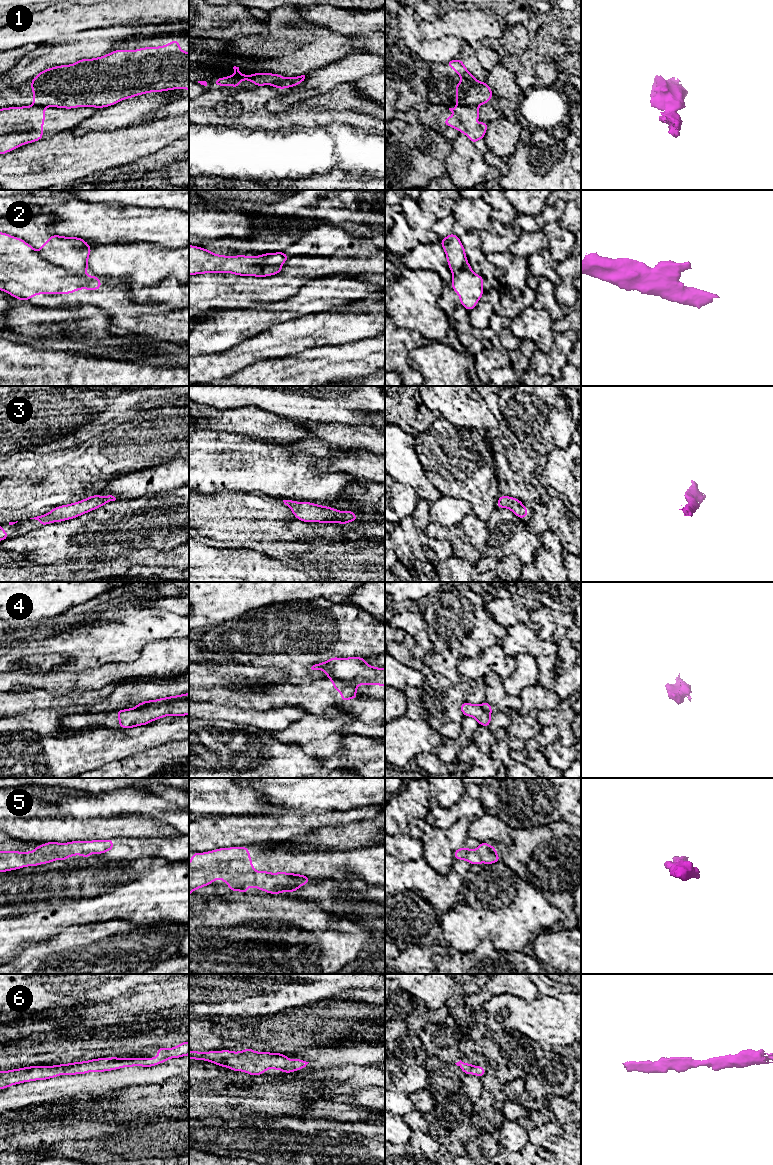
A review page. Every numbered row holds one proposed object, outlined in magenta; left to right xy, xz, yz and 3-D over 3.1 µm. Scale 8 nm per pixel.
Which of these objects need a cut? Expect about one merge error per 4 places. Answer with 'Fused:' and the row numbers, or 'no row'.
Fused: 1, 2, 4

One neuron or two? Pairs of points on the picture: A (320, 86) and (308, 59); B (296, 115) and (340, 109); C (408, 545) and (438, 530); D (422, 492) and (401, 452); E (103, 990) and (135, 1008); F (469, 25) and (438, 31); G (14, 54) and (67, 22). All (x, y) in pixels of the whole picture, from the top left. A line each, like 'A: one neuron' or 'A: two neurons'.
A: two neurons
B: one neuron
C: two neurons
D: one neuron
E: two neurons
F: one neuron
G: two neurons

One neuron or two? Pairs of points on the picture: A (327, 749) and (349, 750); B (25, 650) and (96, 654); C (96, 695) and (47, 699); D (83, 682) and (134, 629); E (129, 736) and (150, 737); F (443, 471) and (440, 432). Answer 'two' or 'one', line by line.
A: two
B: one
C: one
D: two
E: one
F: one

